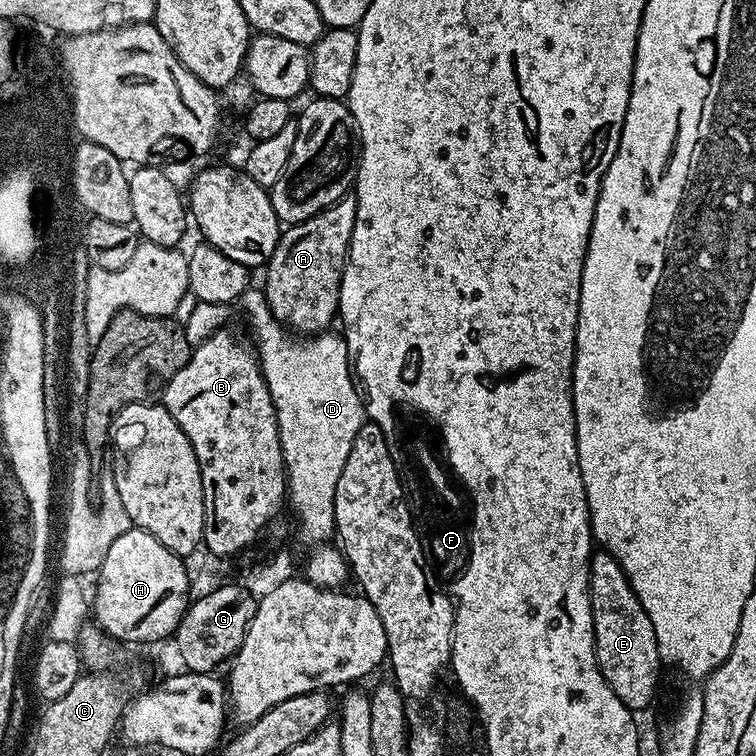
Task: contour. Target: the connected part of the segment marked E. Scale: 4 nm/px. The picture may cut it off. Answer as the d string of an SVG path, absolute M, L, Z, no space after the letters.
M603 550L593 551L588 561L588 597L600 673L626 707L633 710L646 707L656 696L656 679L662 669L654 626L650 626L650 618L646 618L646 610L642 610L642 602L638 602L622 566Z

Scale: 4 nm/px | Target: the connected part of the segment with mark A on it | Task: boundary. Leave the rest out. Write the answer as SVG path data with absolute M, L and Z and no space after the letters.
M349 194L343 196L338 203L331 204L326 210L314 214L314 218L306 218L281 231L278 246L268 259L266 271L263 273L265 276L262 291L276 321L293 333L315 334L333 327L332 319L337 319L340 310L342 270L344 263L348 261L350 234L354 234L355 217L356 198L355 195Z

